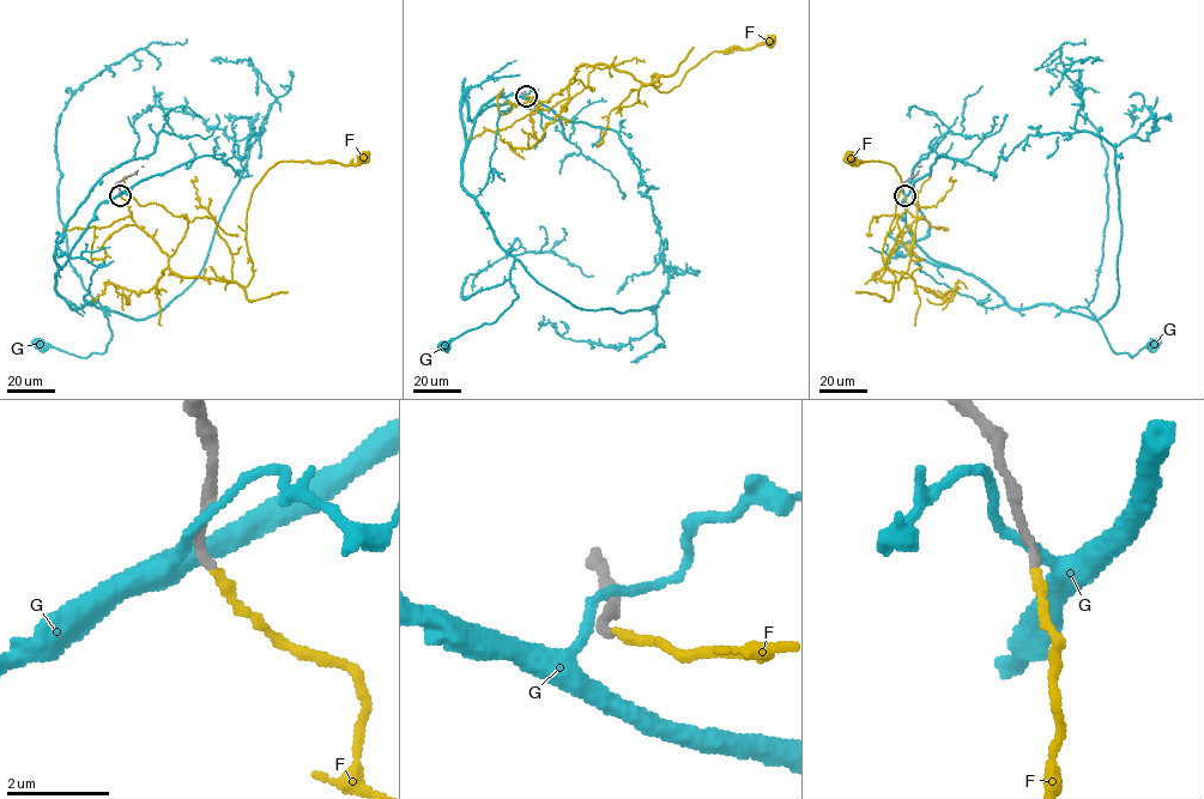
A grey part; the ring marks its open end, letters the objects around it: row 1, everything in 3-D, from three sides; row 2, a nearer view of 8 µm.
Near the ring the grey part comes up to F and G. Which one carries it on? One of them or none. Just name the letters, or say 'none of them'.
F

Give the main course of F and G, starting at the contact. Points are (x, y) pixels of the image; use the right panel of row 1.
F: (905, 195), (915, 219), (873, 273), (893, 286), (882, 250), (901, 177), (887, 162), (853, 164), (849, 157)
G: (903, 194), (912, 240), (932, 259), (984, 280), (1008, 306), (1085, 307), (1115, 353), (1132, 357), (1154, 344)

